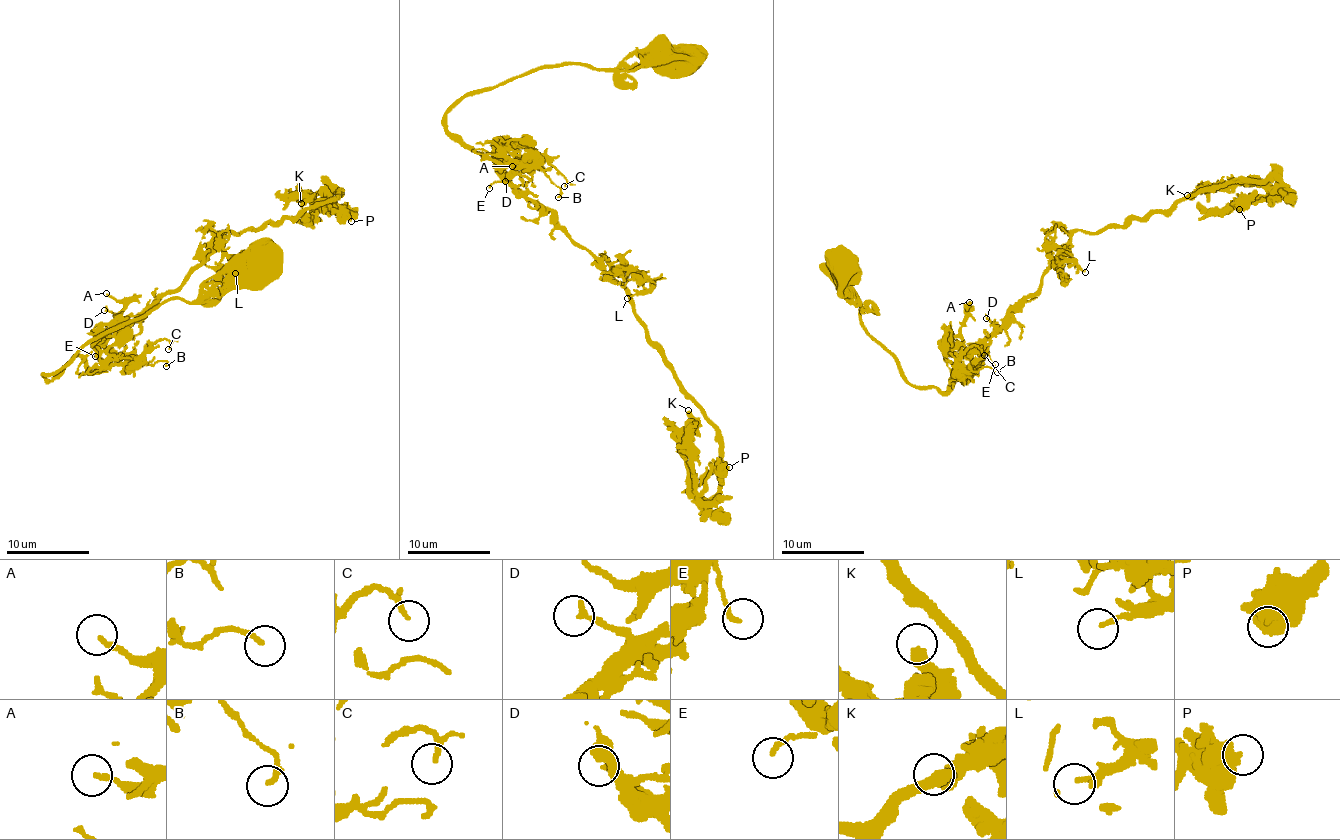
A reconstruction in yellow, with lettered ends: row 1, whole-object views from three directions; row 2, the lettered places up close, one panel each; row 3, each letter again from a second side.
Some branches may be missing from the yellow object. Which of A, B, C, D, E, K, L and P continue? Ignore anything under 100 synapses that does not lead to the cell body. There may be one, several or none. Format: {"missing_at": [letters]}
{"missing_at": []}

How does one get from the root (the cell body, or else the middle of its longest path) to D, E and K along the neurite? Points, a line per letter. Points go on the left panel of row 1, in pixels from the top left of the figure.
D: (262, 255), (191, 301), (165, 301), (87, 339), (48, 378), (119, 323), (104, 310)
E: (262, 255), (191, 301), (165, 301), (91, 337), (44, 374), (51, 379), (102, 341), (95, 356)
K: (262, 255), (46, 376), (170, 293), (228, 231), (340, 193), (301, 203)

